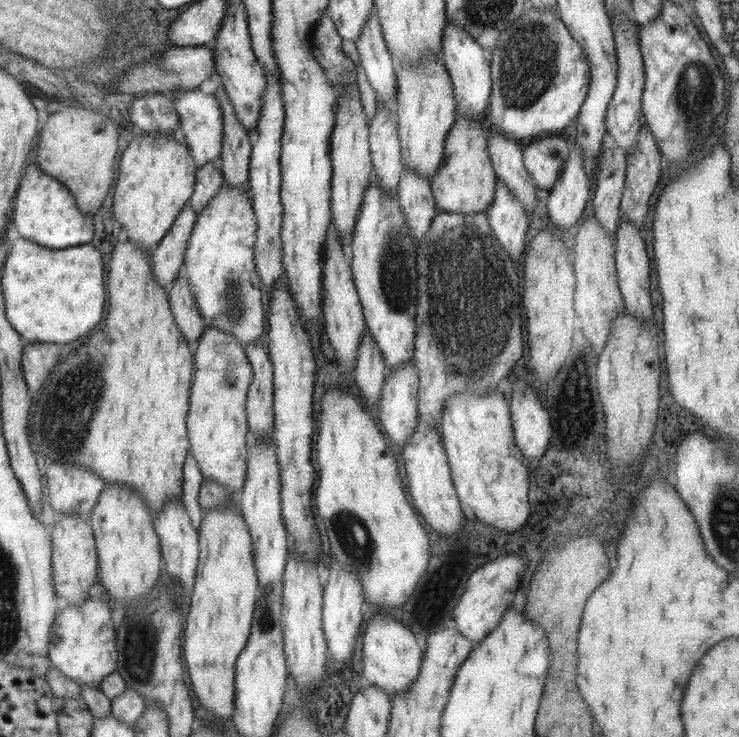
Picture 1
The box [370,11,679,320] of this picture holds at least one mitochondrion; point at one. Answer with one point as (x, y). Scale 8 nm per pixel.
(530, 56)

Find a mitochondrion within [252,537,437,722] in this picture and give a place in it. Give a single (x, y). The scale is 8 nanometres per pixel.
(265, 618)

